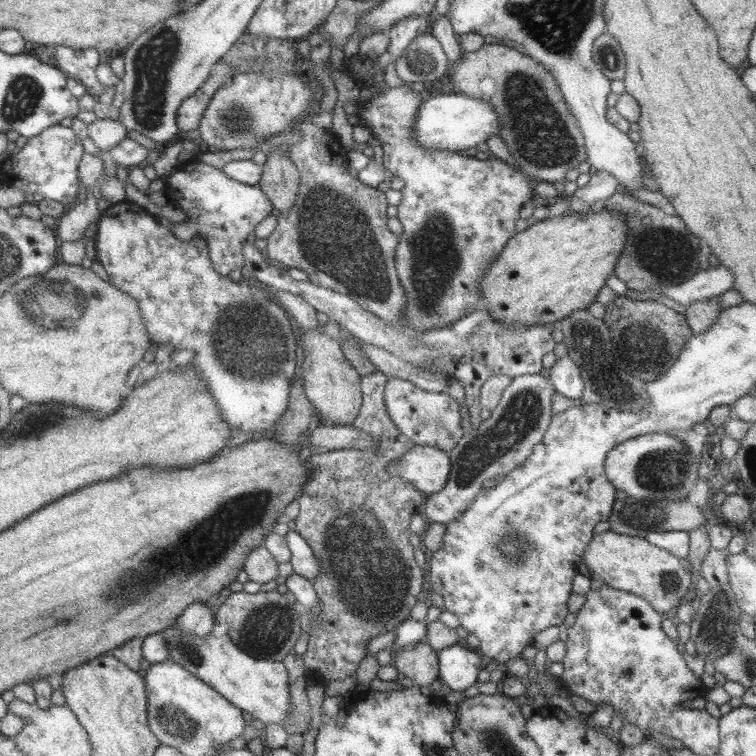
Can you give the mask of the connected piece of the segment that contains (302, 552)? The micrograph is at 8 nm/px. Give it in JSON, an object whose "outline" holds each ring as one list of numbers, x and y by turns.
{"outline":[[288,530,284,538,289,549,289,564,292,571,312,581,319,573,319,562,313,556,311,547,298,532]]}

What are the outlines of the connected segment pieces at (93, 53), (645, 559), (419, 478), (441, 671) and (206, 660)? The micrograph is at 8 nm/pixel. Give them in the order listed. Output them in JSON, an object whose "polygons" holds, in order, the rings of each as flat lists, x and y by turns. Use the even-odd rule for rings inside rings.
{"polygons":[[[55,45,55,62,69,78,78,80,83,86,91,88,95,94,101,97,108,96,106,87,95,76,95,67,99,64,97,50,73,50,72,48]],[[611,530,594,534,585,547,581,561,605,585,643,598,660,613,677,608,684,594,691,590,690,572,683,569,679,558,643,537,617,534]],[[413,445,399,459,384,465,384,472,409,482,423,496,440,491,450,471,449,453,433,447]],[[453,644,437,651,438,675,443,686,459,691,473,686,479,670,483,668,482,658,476,650]],[[176,625,164,629,161,634,165,637,169,660,194,674,199,680,206,682,220,696,242,712,249,713,254,720,263,725,270,723,283,725,290,716,288,672,281,661,256,659,247,656,239,650,227,634,215,637,211,633,203,638,185,634]]]}

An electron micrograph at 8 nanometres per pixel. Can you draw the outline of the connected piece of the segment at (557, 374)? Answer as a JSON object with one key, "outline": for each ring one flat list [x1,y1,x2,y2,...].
{"outline":[[569,356,559,358,546,373,553,390,565,398,580,398,584,382,577,366]]}

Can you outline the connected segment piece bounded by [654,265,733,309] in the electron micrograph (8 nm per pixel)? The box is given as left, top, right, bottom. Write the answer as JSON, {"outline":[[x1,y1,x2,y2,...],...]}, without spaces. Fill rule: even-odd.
{"outline":[[720,265,714,268,709,267,707,270,695,273,692,278,681,284,661,286,658,291,654,292,675,301,679,309,684,309,693,302,719,297,726,293,733,287,732,274]]}

